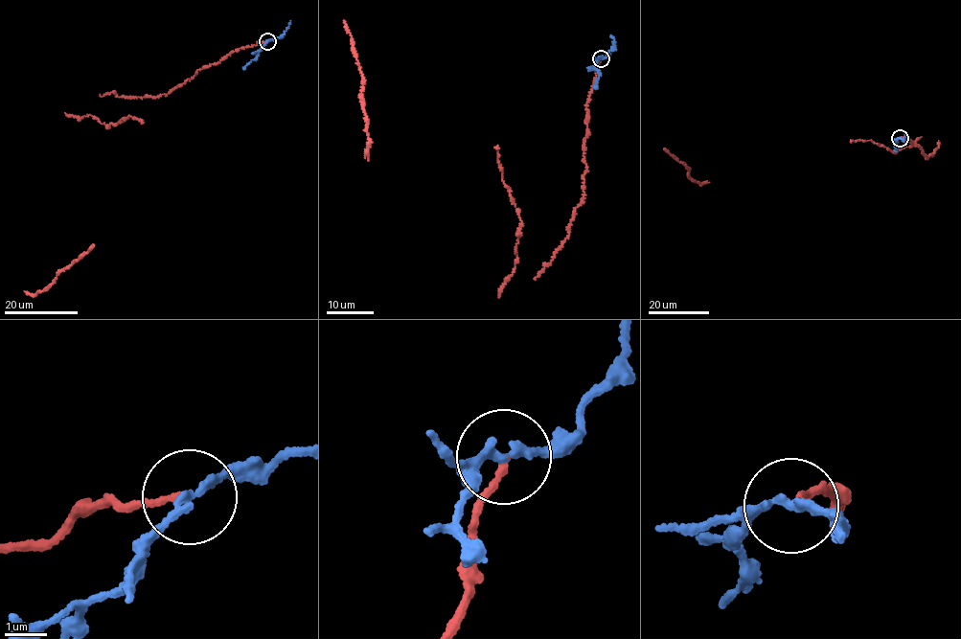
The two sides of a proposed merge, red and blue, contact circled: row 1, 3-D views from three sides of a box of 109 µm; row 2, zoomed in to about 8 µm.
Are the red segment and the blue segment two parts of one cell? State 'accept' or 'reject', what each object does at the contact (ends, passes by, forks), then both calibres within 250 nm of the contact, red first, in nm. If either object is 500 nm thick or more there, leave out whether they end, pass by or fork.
reject; red ends there; blue passes by; 160 nm thick on the red side, 200 nm on the other

